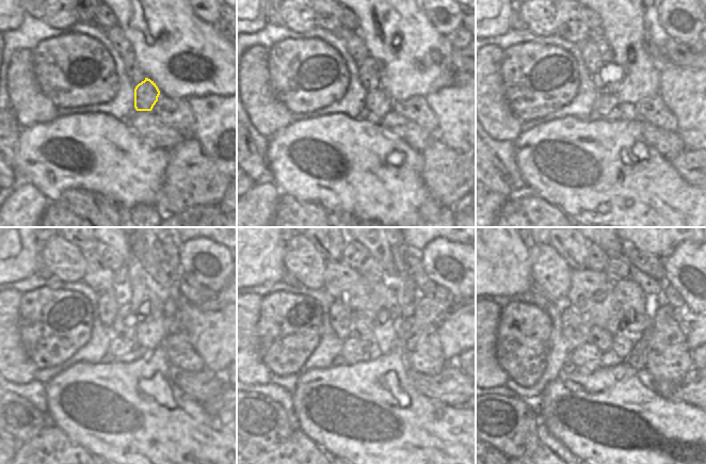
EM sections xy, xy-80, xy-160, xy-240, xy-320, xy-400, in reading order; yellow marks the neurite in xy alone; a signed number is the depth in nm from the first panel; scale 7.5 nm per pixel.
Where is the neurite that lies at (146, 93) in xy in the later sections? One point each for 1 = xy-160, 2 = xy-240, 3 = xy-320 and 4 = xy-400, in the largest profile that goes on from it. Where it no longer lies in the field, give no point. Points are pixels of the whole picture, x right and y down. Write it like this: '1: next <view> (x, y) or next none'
1: next xy-160 (610, 108)
2: next xy-240 (123, 350)
3: next xy-320 (353, 351)
4: next xy-400 (587, 357)

